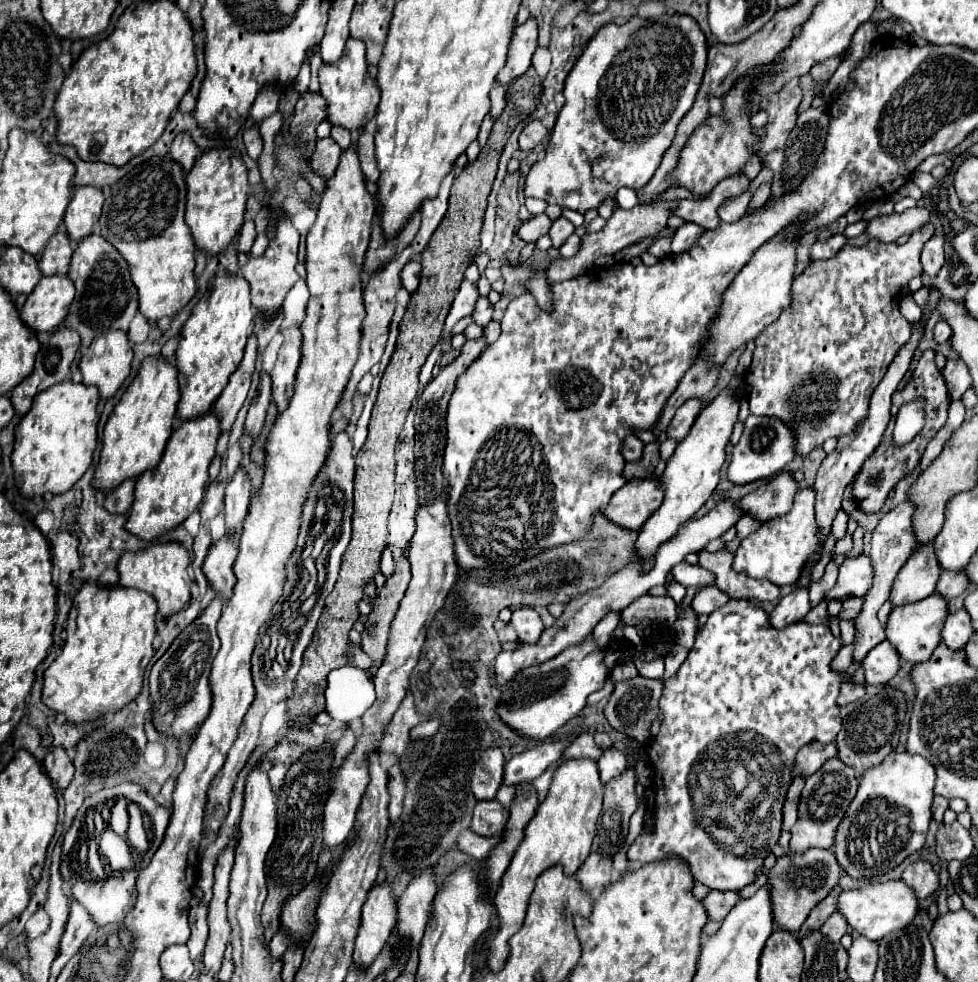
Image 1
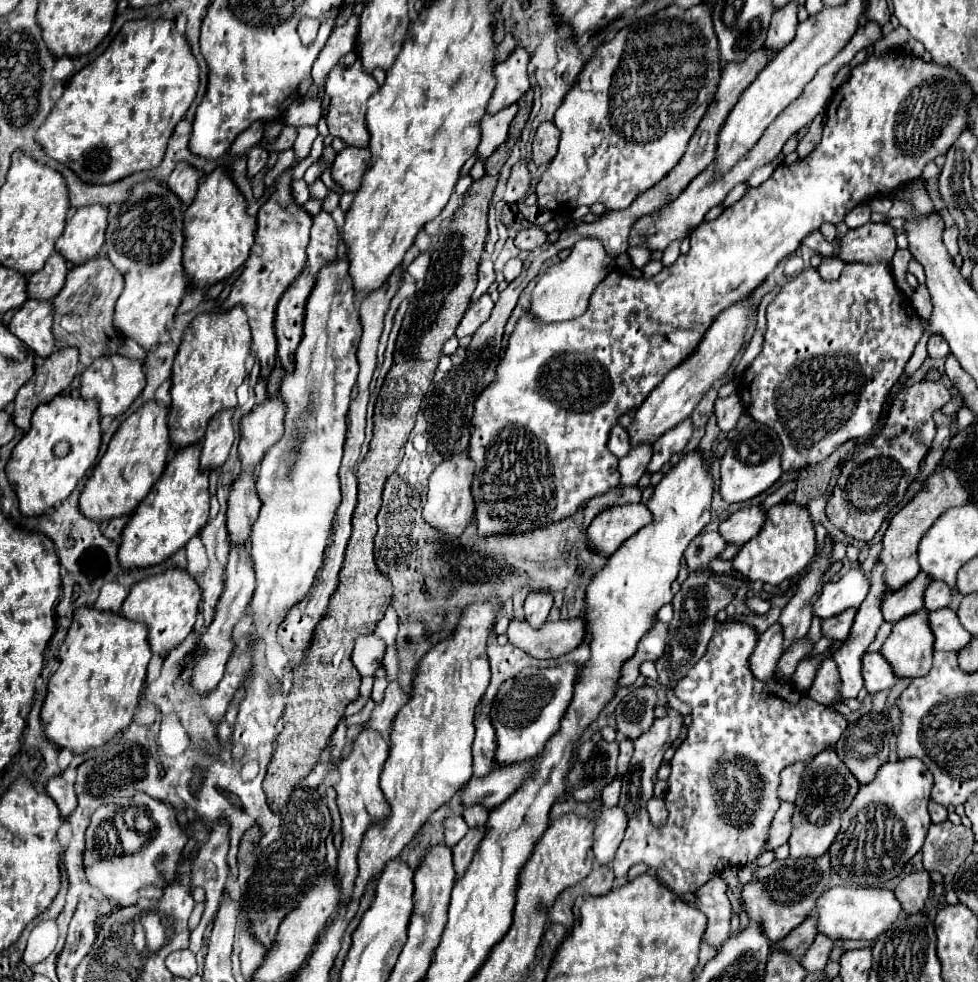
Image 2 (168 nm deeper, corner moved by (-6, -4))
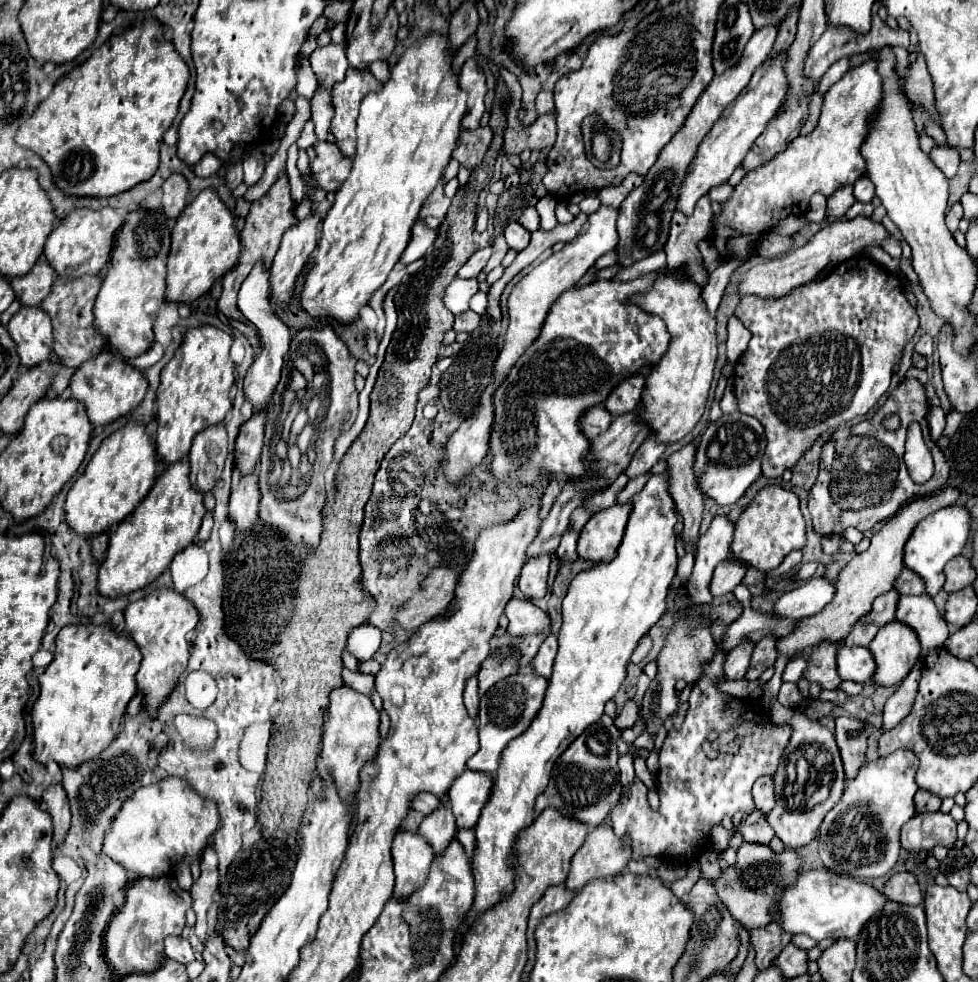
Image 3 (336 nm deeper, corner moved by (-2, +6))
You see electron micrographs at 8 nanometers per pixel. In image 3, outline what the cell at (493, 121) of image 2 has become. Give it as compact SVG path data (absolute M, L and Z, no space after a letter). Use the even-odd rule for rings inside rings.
M489 125L473 129L473 131L463 129L461 141L453 153L453 159L457 159L461 163L461 167L475 169L481 163L483 155L487 153L491 137L493 137L493 129L489 129Z

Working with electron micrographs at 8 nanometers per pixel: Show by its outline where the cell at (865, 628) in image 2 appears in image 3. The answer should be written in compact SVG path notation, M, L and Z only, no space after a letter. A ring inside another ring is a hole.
M823 641L819 647L815 647L803 677L807 677L811 683L819 683L823 689L839 689L839 685L843 683L837 673L839 647L839 641Z

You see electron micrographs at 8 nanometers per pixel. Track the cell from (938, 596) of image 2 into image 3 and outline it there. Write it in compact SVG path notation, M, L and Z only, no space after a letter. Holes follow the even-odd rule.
M905 569L905 571L901 571L899 579L895 581L895 589L901 595L923 595L925 593L925 581L917 573L913 573L911 569Z

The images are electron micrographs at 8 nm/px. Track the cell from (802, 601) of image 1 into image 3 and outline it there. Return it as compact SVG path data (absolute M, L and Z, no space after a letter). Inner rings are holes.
M745 639L735 649L729 651L729 657L725 661L725 675L727 679L745 679L749 667L751 667L751 653L755 649L755 643Z

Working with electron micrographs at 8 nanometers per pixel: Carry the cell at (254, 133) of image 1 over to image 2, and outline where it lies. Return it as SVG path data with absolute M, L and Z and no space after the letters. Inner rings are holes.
M253 145L253 147L251 147L251 151L249 151L249 155L247 155L247 177L249 177L249 179L255 177L255 175L265 167L267 157L269 157L269 153L263 151L259 145Z

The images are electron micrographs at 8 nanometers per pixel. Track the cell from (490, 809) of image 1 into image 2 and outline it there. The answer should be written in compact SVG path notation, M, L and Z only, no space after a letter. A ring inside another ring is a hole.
M471 829L455 847L453 847L453 863L455 863L455 873L465 875L465 867L469 867L475 849L479 847L481 837L485 835L485 829Z

